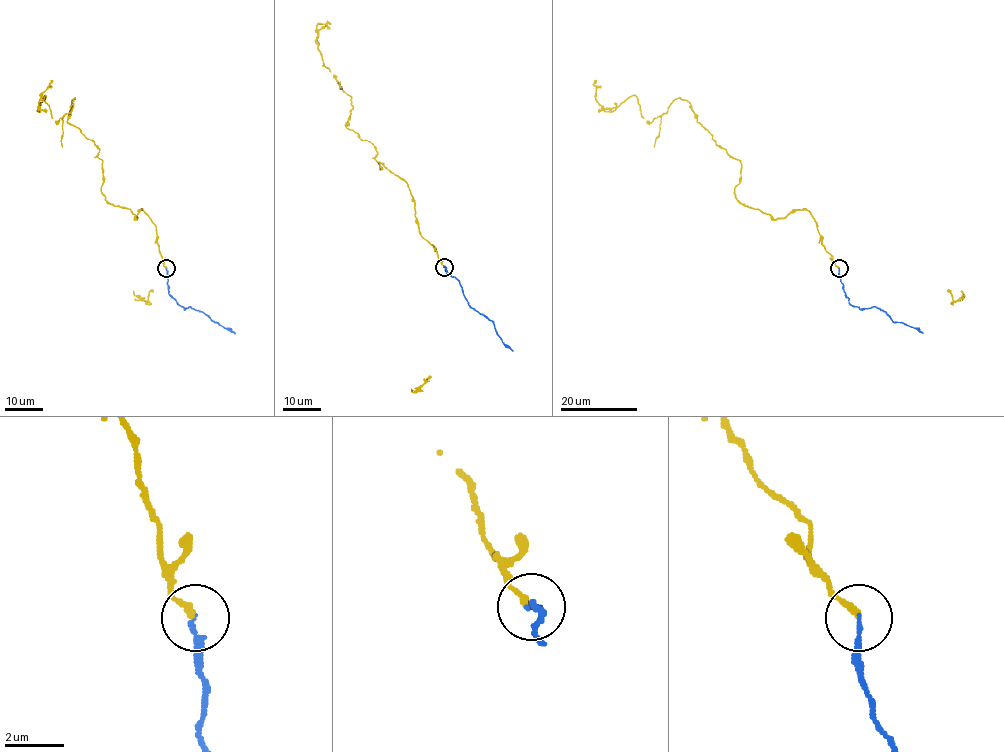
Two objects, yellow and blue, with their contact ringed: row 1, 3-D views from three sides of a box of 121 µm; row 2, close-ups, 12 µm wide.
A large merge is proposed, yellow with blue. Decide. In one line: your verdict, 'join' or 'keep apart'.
join

